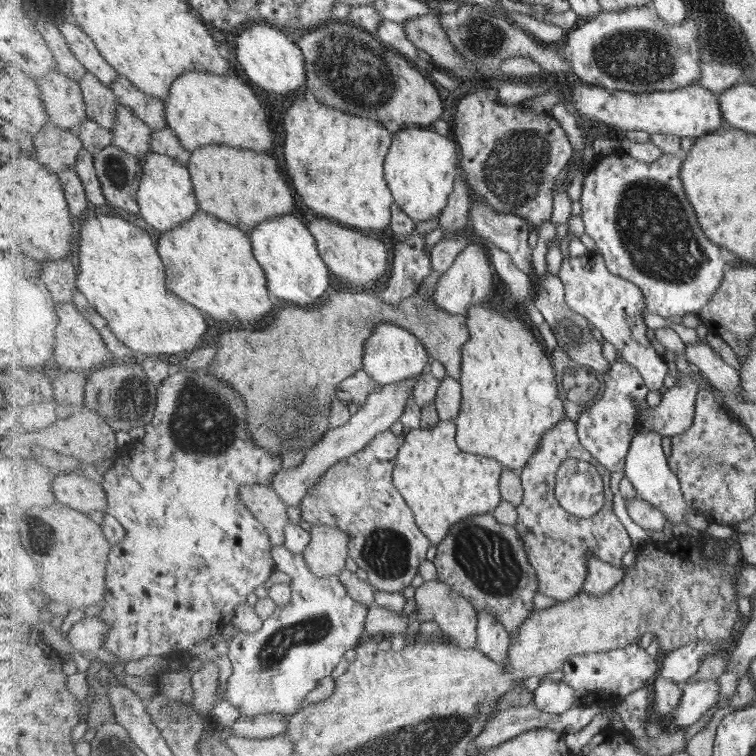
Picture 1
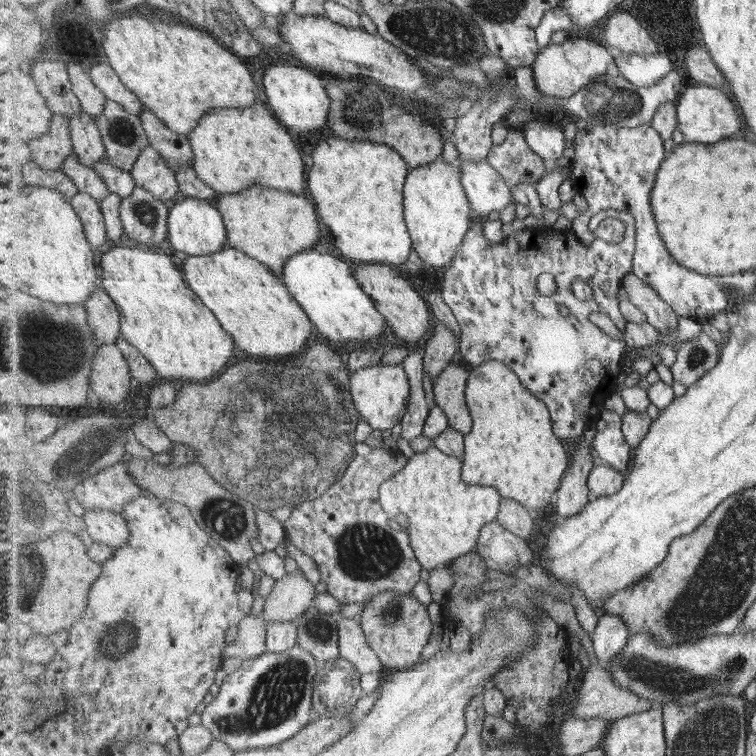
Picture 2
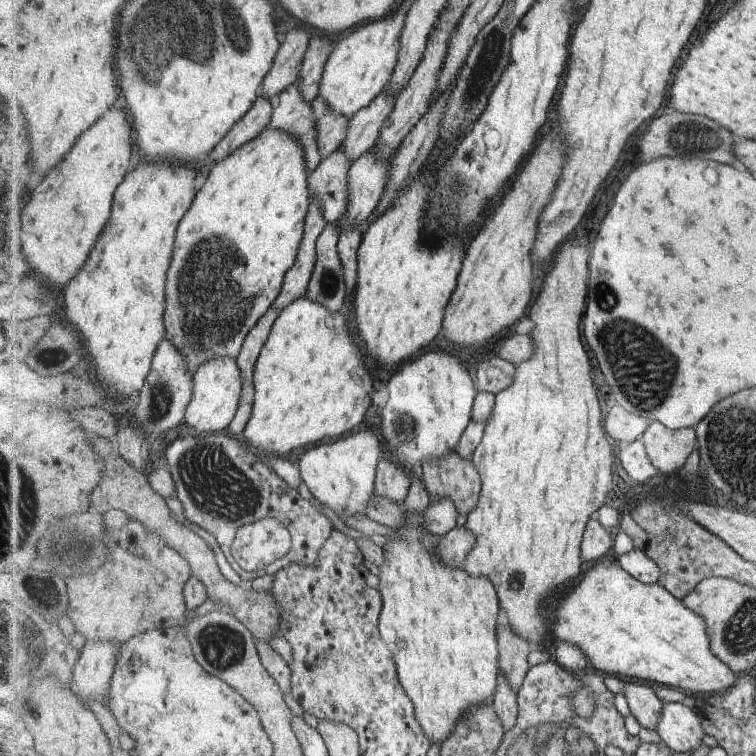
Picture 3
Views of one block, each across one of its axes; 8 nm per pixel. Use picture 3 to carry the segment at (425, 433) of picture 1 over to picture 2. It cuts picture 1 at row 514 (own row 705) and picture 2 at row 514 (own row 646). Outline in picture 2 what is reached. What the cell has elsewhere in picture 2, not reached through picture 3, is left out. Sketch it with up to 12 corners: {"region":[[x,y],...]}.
{"region":[[431,446],[381,486],[433,570],[476,550],[505,499]]}

